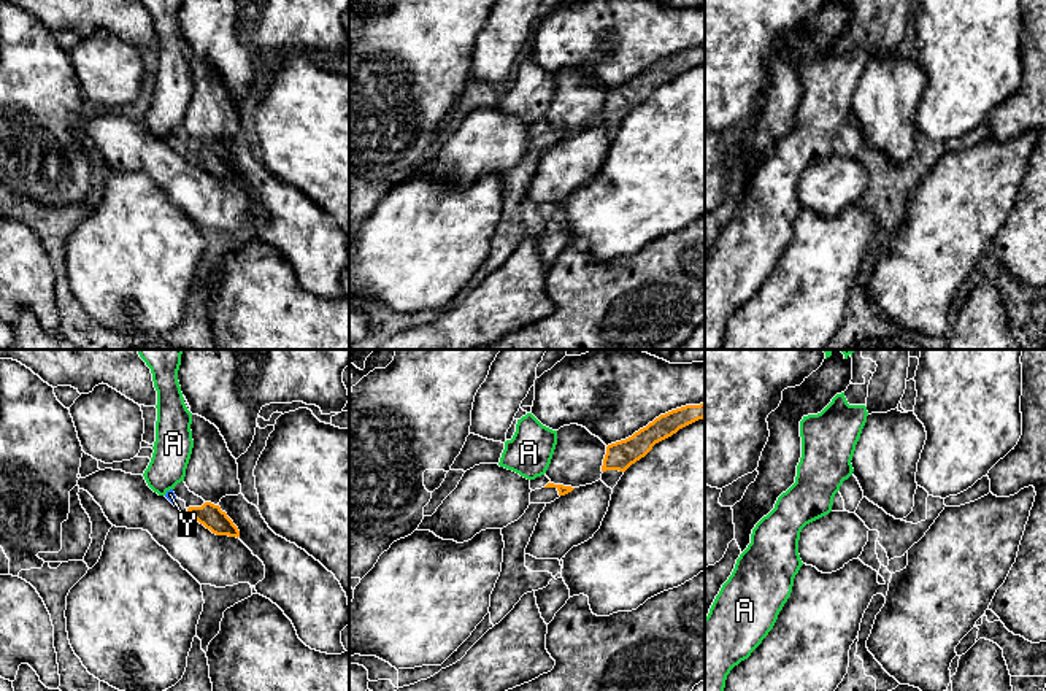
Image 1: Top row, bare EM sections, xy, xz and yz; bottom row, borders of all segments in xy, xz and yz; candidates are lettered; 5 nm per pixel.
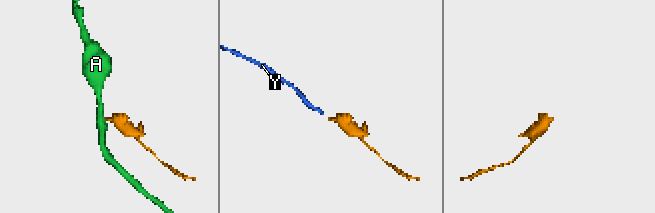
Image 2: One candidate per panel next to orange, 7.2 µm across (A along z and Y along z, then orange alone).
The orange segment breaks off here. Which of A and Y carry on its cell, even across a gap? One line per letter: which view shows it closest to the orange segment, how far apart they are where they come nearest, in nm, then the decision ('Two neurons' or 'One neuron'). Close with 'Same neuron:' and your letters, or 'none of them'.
A: Closest in xz. Distance 50 nm. Two neurons
Y: Closest in xy. Distance 70 nm. One neuron
Same neuron: Y

